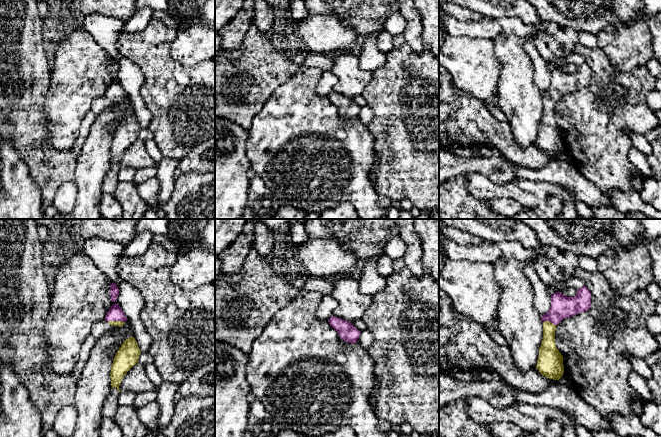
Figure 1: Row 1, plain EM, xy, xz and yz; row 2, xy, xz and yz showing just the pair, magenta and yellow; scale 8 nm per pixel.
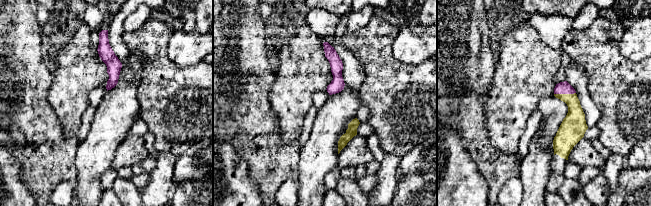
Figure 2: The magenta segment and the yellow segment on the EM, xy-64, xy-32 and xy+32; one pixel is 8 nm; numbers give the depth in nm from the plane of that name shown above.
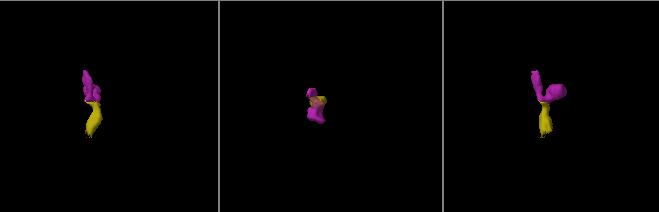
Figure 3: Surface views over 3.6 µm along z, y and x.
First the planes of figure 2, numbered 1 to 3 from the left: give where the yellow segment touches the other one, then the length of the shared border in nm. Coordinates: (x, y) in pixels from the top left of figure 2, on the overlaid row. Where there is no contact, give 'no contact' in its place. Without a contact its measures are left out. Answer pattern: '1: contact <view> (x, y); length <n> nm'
1: no contact
2: no contact
3: contact xy+32 (564, 93); length 180 nm

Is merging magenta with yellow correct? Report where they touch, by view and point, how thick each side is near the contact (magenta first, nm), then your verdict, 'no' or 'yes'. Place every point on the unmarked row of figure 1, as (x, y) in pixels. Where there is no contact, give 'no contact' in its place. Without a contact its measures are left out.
contact xy (116, 96); calibres 120 and 50 nm; yes

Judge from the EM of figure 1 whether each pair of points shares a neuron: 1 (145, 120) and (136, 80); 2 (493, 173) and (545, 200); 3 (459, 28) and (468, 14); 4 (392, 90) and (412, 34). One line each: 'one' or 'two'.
1: one
2: two
3: two
4: two

